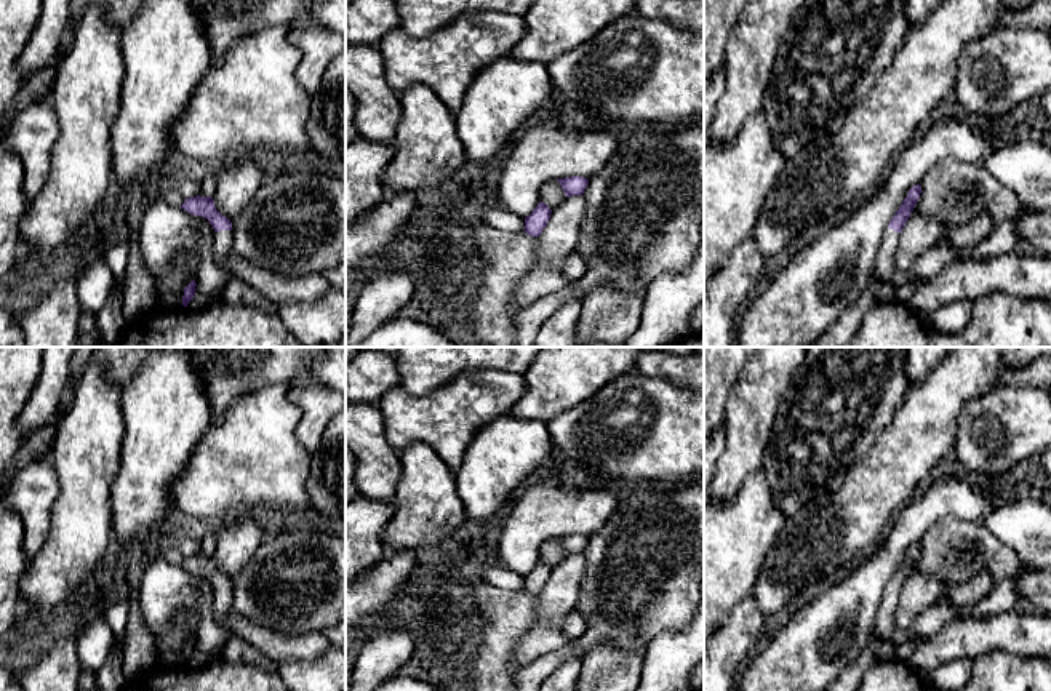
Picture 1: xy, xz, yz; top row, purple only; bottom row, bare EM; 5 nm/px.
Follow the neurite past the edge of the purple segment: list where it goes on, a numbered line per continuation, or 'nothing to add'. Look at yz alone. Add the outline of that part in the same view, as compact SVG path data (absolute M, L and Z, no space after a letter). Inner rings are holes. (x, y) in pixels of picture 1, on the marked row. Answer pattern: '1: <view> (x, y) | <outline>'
1: yz (885, 264) | M886 227L873 277L873 282L880 285L880 291L877 294L878 304L897 301L897 288L891 283L891 275L894 272L894 254L897 250L899 237L899 232Z

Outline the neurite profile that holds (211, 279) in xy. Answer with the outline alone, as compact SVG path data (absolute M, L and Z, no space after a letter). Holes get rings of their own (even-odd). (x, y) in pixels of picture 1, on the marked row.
M195 222L200 235L200 266L195 278L195 294L187 304L189 309L202 309L219 299L221 290L227 283L227 274L218 266L214 258L214 229L208 222Z

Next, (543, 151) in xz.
M553 114L525 125L509 147L496 197L504 208L526 218L541 202L541 187L555 179L597 176L617 149L621 133L565 130Z

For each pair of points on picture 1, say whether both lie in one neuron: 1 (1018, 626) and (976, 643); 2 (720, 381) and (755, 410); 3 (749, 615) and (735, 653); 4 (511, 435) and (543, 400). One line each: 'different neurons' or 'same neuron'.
1: same neuron
2: different neurons
3: same neuron
4: different neurons

